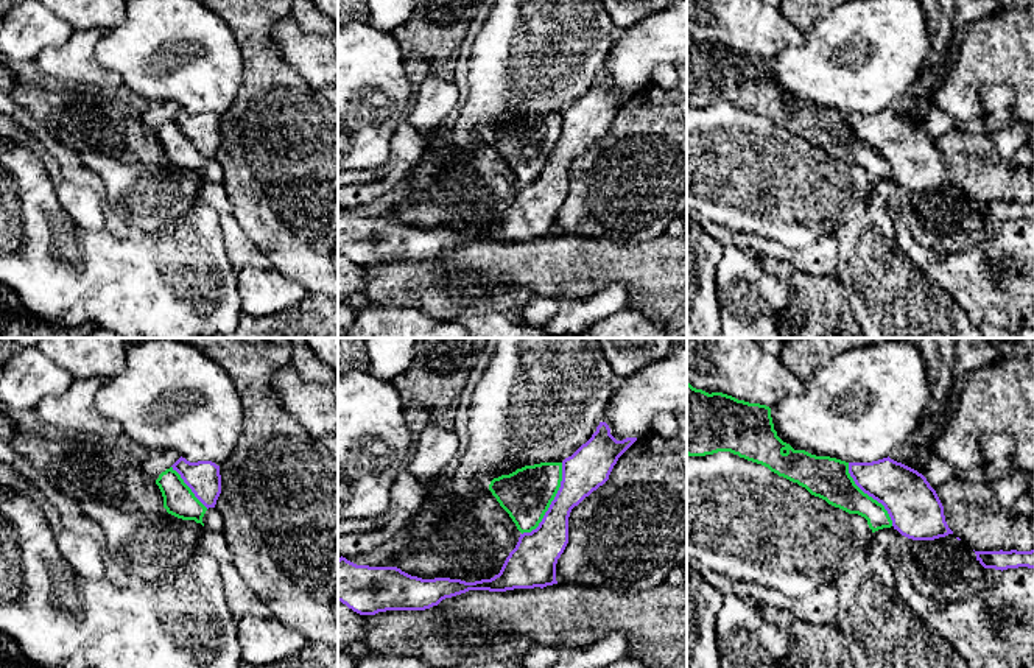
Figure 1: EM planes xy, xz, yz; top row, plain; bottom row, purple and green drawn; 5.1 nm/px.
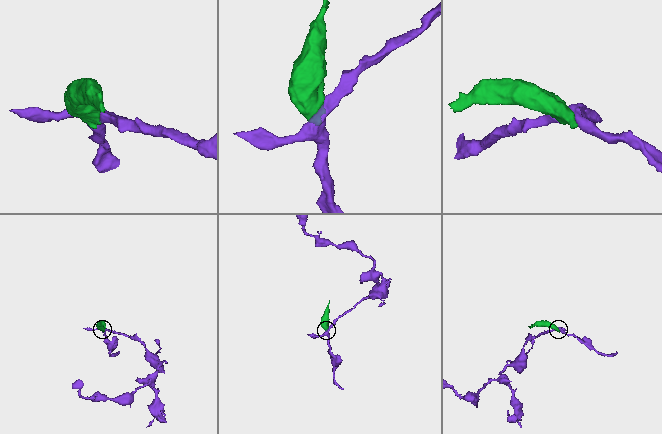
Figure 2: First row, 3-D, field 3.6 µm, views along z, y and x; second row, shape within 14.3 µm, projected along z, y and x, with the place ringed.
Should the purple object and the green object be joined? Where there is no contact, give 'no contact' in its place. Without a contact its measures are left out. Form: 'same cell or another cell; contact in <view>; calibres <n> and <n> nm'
another cell; contact in xz; calibres 220 and 260 nm

